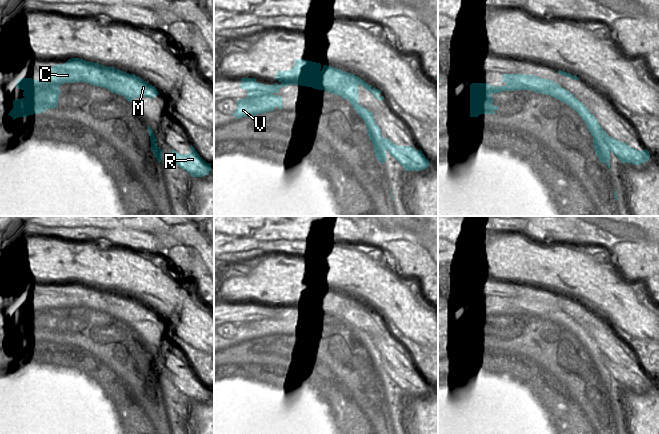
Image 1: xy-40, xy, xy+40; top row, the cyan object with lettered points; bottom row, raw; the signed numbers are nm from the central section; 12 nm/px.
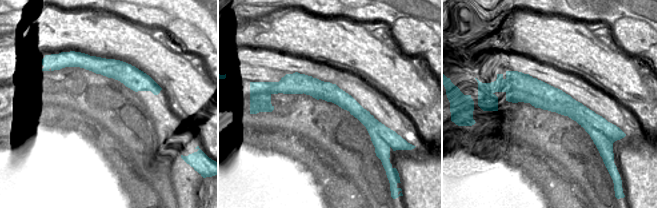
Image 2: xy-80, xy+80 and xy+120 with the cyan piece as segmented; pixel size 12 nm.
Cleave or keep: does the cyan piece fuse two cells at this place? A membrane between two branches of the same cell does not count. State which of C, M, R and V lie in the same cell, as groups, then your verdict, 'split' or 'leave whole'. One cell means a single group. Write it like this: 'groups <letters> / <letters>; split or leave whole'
groups C M V / R; split

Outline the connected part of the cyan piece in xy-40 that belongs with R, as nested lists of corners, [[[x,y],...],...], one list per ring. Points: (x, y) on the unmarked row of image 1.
[[[192,369],[189,378],[180,378],[172,373],[171,381],[180,392],[188,396],[192,401],[203,401],[211,395],[211,389],[199,380]]]

